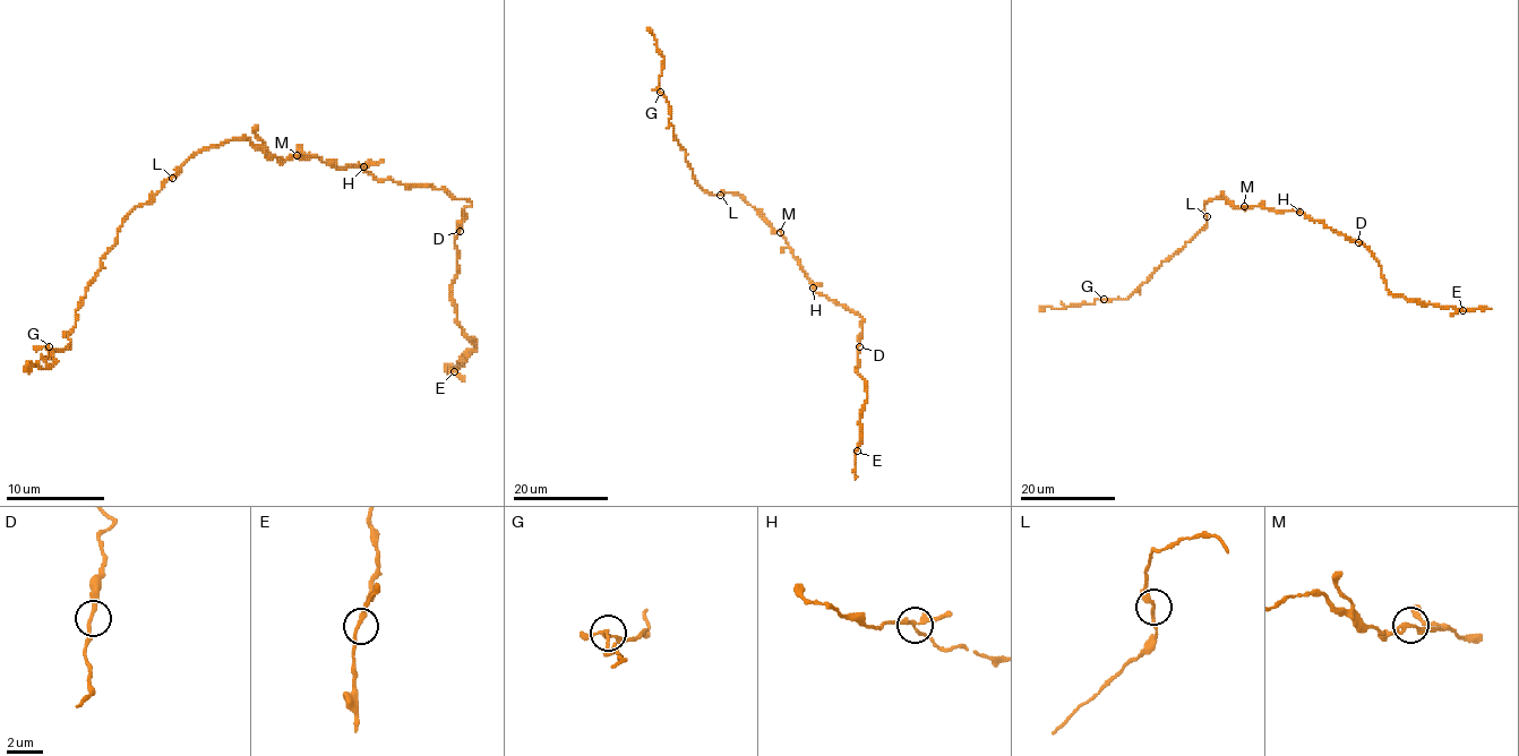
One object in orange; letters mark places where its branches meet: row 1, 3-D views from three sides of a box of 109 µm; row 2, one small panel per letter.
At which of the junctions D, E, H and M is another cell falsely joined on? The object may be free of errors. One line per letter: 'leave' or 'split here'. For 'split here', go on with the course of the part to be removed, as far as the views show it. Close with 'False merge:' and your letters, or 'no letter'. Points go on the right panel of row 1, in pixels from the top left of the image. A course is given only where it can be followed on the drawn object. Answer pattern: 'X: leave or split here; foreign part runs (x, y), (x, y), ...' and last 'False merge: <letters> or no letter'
D: leave
E: leave
H: leave
M: leave
False merge: no letter

